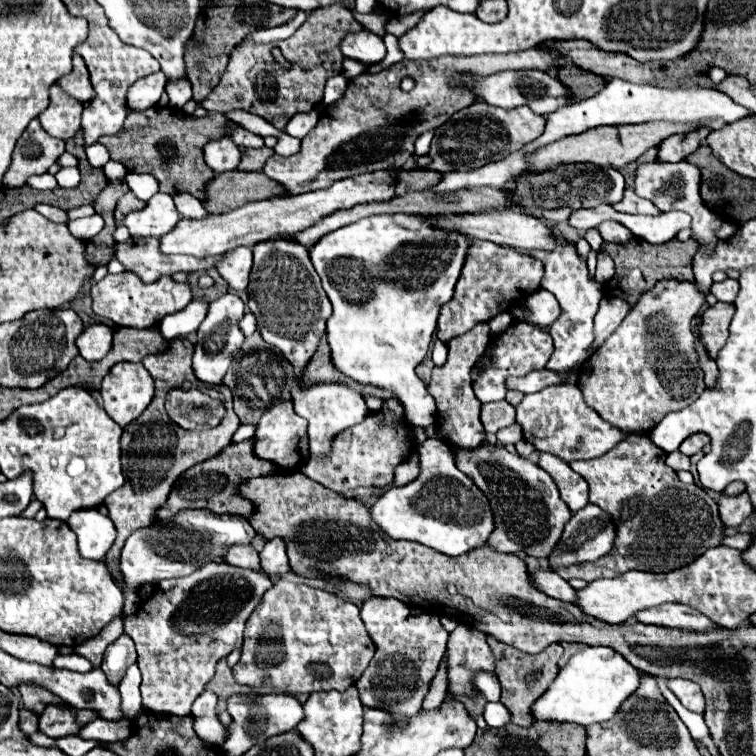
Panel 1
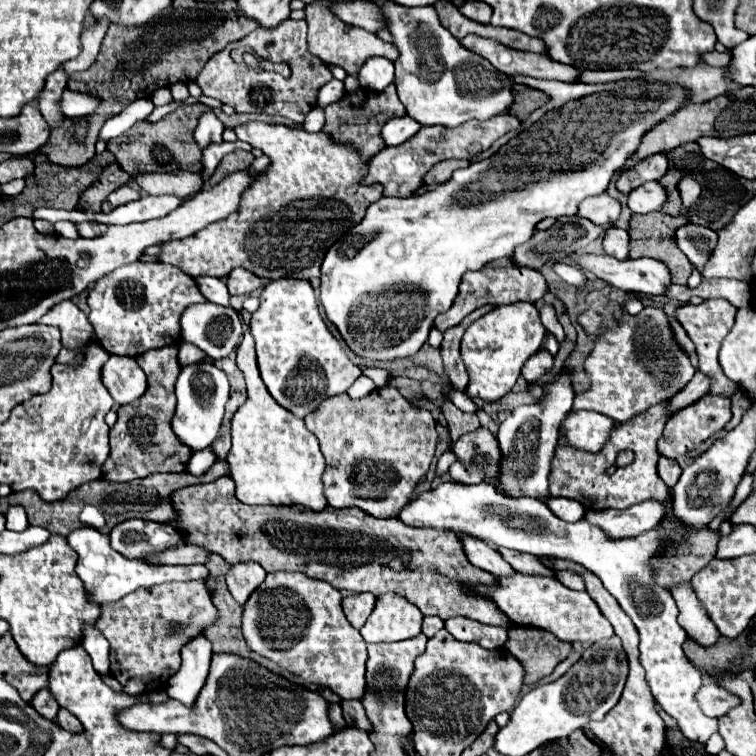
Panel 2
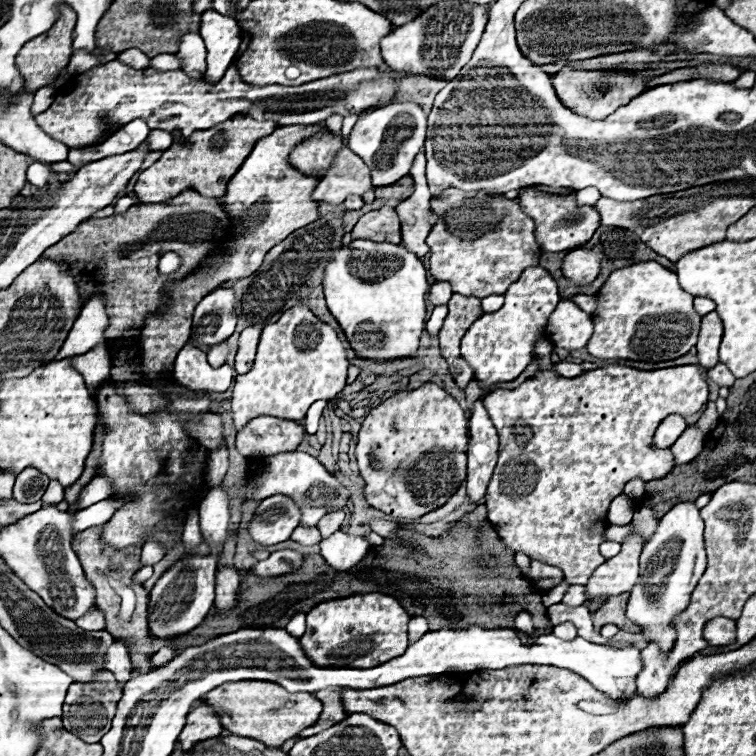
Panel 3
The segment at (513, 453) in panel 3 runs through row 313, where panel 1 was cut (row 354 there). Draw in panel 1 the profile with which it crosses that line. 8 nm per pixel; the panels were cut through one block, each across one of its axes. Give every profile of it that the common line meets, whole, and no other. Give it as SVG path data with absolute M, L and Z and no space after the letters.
M716 302L714 306L702 312L700 336L712 358L716 358L718 350L728 340L728 326L732 316L734 316L734 304L726 304L726 302Z

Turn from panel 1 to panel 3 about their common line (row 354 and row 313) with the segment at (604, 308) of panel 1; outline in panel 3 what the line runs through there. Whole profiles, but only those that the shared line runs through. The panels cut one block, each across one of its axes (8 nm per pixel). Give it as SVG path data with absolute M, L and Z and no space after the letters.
M576 294L576 296L572 296L570 300L574 300L574 304L576 304L580 310L588 312L588 314L592 314L594 308L596 308L594 298L592 298L592 296L586 296L586 294Z

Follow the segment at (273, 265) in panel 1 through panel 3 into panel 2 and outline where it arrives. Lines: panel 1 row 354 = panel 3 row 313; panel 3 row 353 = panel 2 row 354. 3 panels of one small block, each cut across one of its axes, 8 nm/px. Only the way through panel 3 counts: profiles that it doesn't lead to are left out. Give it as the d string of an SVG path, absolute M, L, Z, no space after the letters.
M270 280L262 290L260 308L252 314L250 332L256 340L258 368L268 392L298 418L316 410L326 398L344 394L362 376L362 370L350 362L326 328L310 282Z

